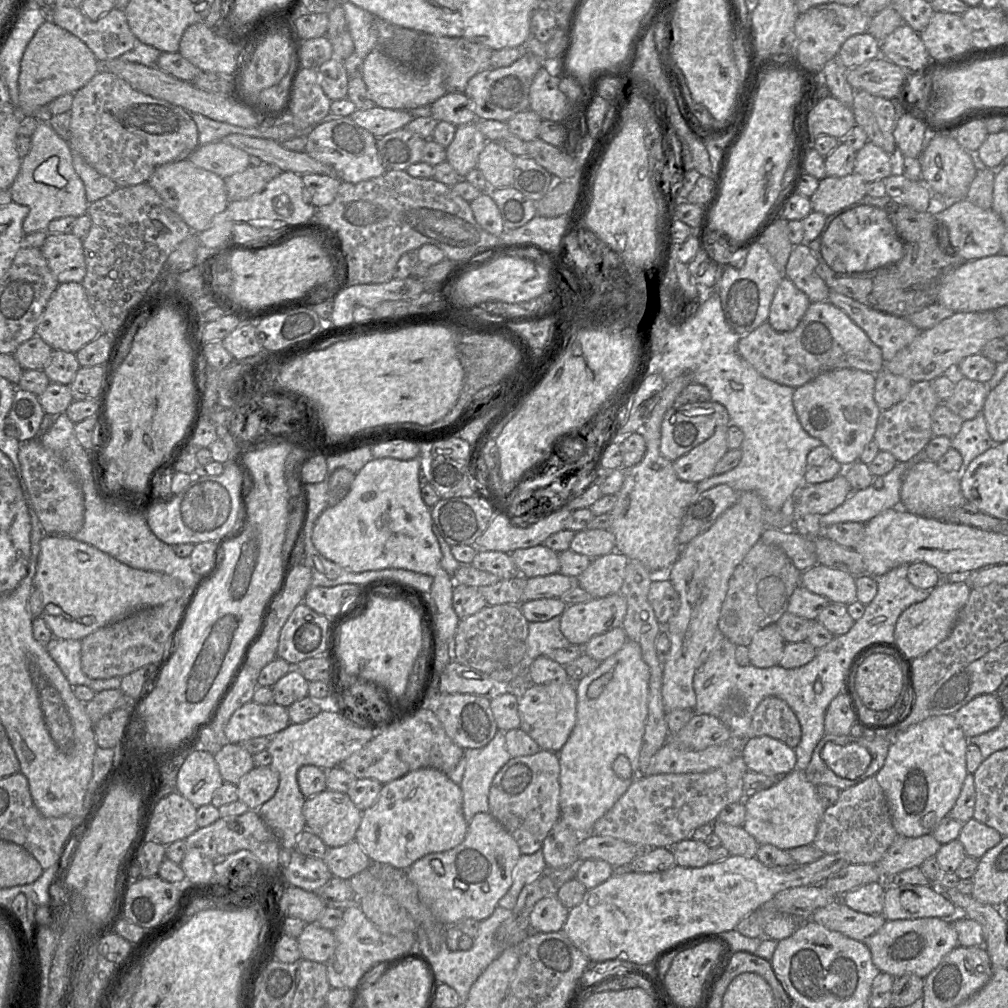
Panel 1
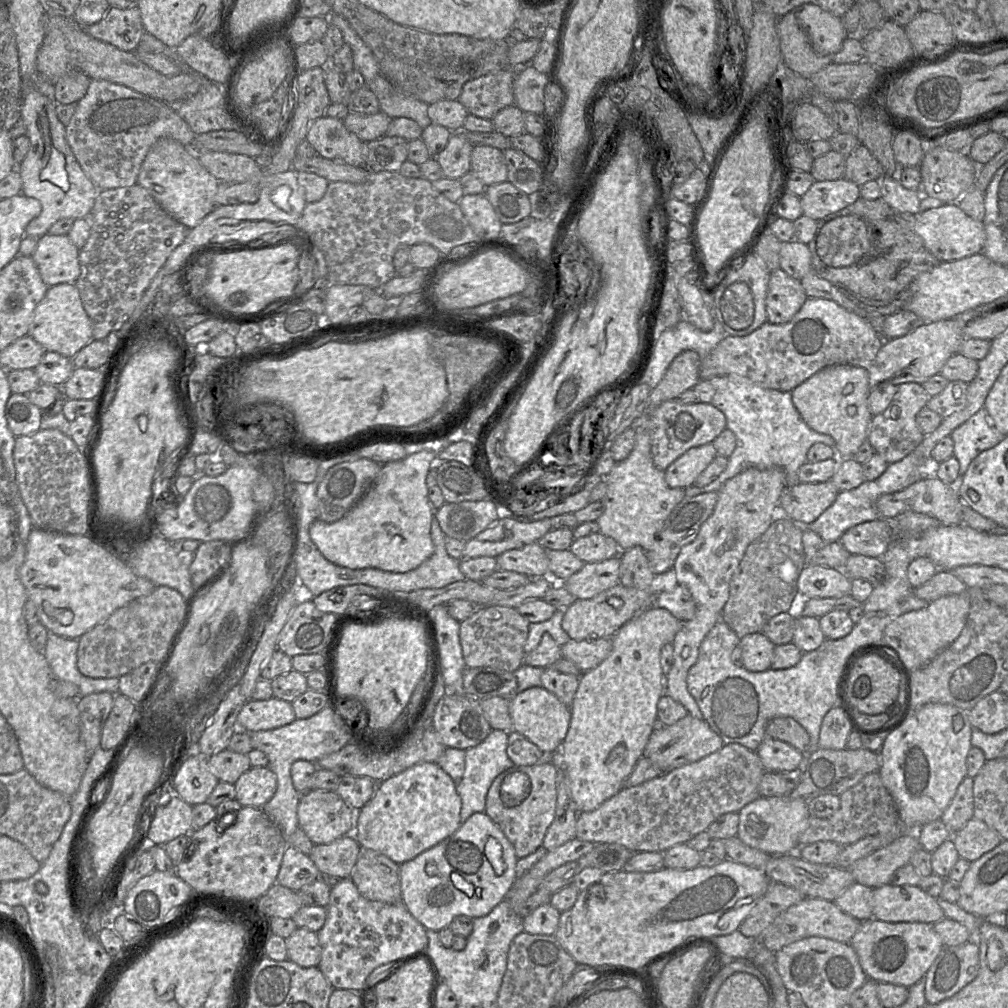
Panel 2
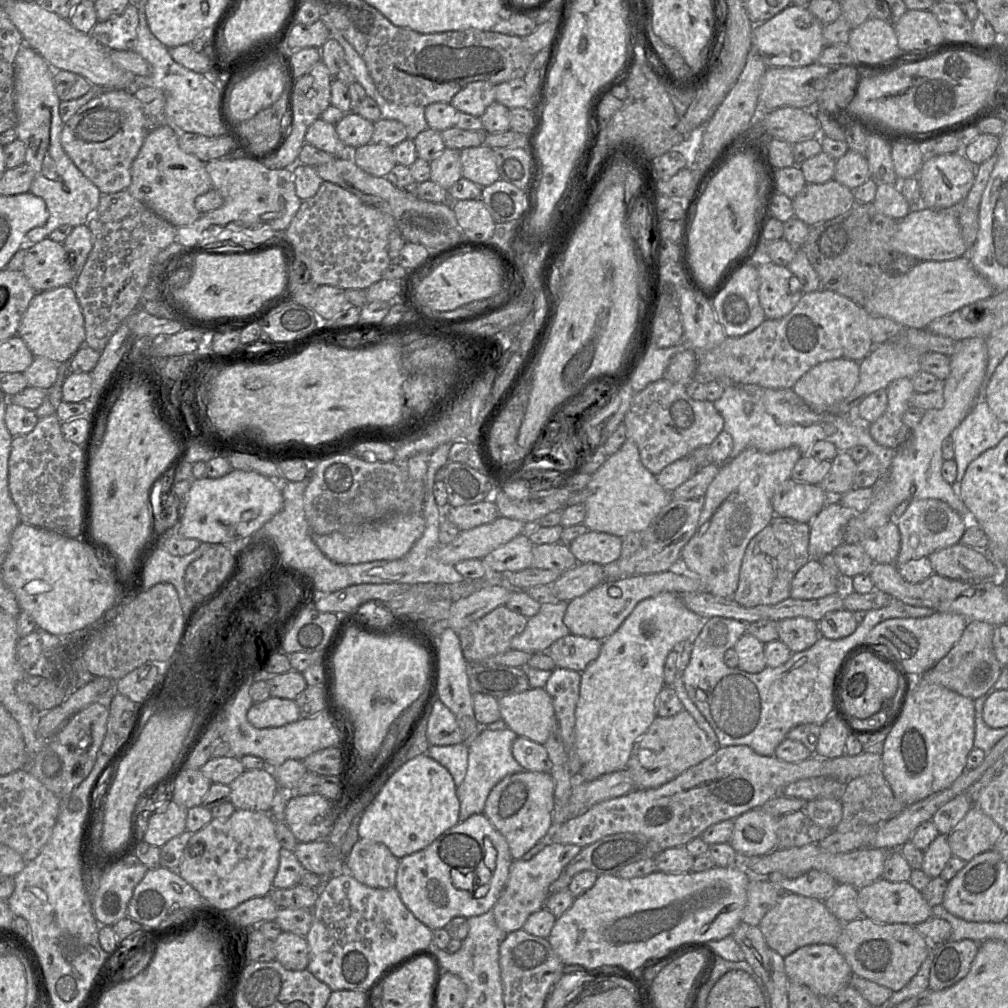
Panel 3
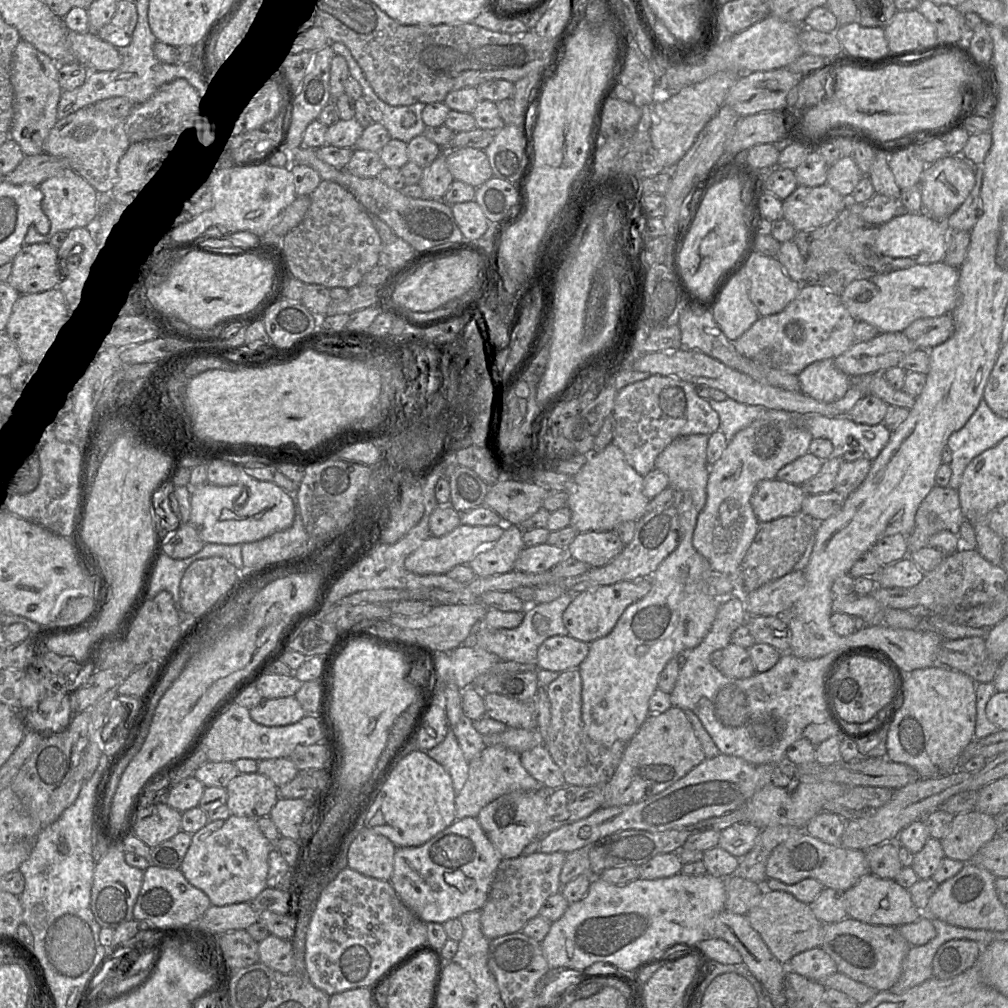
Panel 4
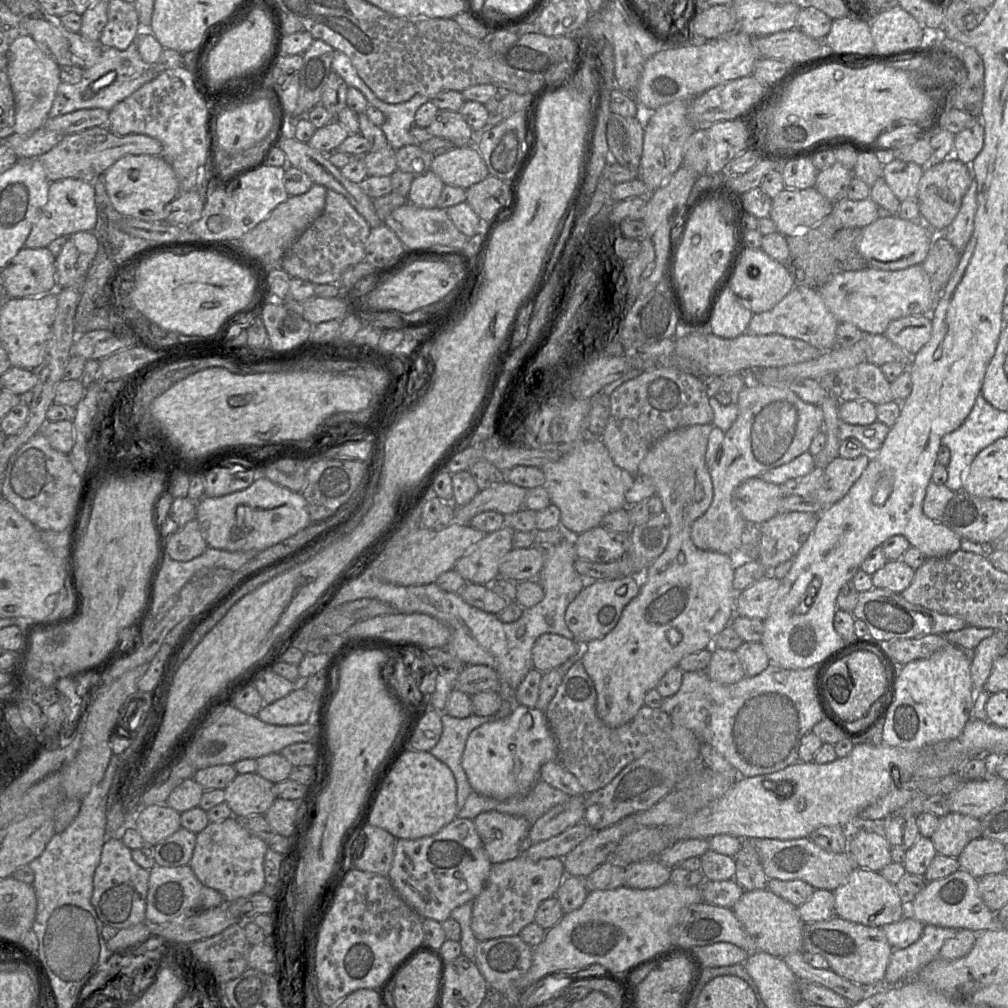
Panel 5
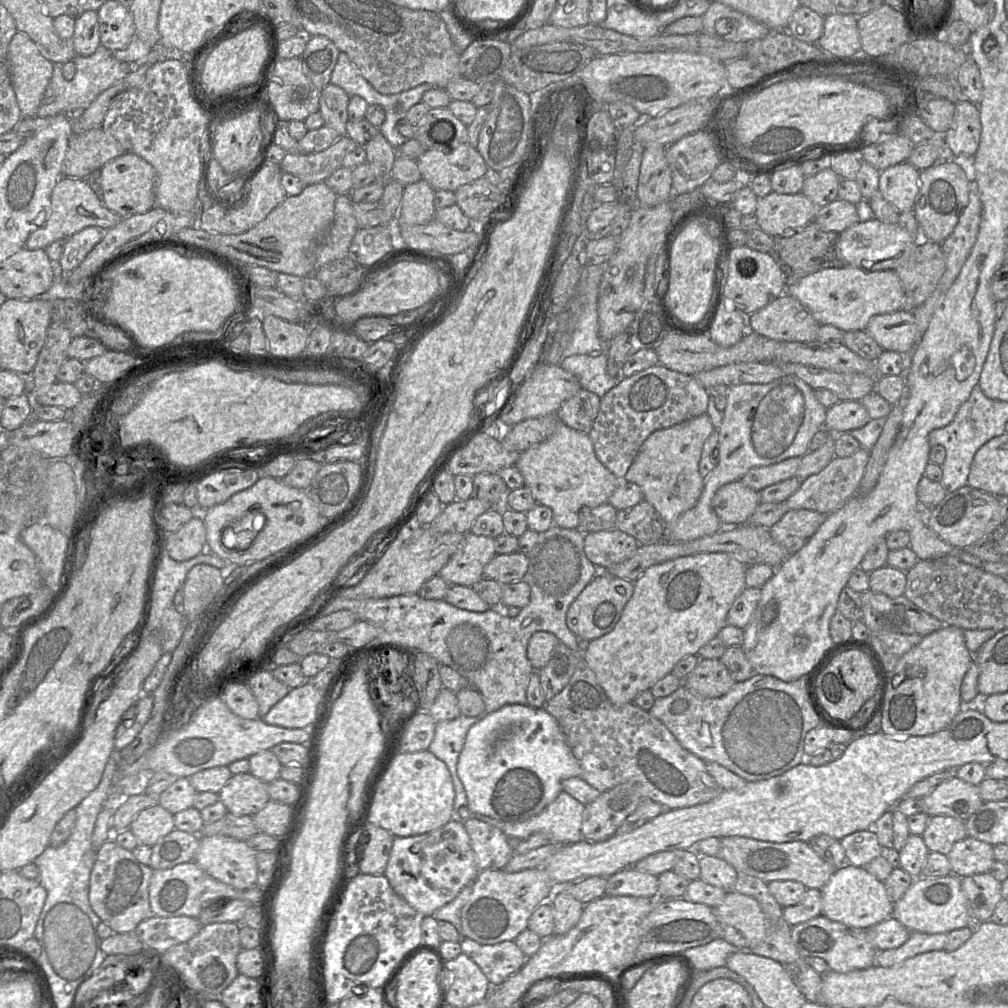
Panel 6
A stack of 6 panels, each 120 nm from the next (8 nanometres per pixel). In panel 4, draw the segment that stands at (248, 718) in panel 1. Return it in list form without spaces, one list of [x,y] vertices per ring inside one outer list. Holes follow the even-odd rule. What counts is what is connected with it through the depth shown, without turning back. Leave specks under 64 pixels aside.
[[[295,696],[264,699],[250,709],[249,713],[253,721],[267,727],[294,724],[306,716],[305,710]]]

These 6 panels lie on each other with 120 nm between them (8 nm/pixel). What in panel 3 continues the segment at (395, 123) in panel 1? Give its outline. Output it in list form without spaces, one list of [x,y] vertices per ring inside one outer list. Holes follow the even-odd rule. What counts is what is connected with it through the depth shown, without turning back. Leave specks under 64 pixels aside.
[[[350,111],[335,124],[335,129],[339,139],[351,151],[371,142],[374,122]]]

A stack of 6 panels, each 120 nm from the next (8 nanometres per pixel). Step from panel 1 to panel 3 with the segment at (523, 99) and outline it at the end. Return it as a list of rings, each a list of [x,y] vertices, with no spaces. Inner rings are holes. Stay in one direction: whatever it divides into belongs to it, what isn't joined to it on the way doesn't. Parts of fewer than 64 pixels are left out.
[[[489,81],[469,83],[452,98],[450,104],[460,112],[480,118],[496,101],[496,85]]]

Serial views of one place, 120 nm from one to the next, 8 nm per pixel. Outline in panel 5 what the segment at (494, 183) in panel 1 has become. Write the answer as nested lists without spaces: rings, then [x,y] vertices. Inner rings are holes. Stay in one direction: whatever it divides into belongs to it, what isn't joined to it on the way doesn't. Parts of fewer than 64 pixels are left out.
[[[475,146],[454,147],[446,153],[434,156],[430,170],[445,185],[464,189],[489,176],[488,168]]]

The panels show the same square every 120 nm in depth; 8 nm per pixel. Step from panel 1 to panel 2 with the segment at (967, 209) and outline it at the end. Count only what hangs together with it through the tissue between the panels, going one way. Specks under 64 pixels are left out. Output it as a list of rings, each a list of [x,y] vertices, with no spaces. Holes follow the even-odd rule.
[[[946,204],[921,211],[916,215],[915,230],[926,249],[940,262],[960,260],[982,253],[986,241],[983,221],[969,217],[958,204]]]

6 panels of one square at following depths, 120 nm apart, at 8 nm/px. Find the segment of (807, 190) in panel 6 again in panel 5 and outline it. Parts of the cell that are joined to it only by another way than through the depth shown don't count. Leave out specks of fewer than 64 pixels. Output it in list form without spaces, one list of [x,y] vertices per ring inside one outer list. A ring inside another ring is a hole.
[[[841,163],[818,172],[814,188],[832,203],[847,198],[847,191],[854,174]]]

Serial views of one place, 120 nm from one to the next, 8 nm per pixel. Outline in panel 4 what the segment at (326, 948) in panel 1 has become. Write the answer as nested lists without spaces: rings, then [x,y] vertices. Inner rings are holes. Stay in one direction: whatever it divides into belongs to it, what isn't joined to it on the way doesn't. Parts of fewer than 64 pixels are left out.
[[[269,935],[259,942],[259,962],[281,973],[294,971],[294,954],[290,940]]]

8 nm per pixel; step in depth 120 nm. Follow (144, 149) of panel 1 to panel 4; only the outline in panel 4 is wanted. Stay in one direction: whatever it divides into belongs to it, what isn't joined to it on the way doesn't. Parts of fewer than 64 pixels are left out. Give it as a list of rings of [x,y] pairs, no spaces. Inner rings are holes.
[[[89,105],[57,120],[44,141],[43,152],[64,159],[98,193],[106,193],[117,183],[119,161],[130,145],[125,118],[107,115]]]

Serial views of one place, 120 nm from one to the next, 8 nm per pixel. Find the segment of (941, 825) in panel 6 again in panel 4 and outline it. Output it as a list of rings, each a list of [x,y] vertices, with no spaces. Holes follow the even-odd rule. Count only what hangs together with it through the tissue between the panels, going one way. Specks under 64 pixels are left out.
[[[973,810],[955,815],[940,843],[947,858],[966,863],[995,837],[997,826],[994,817]]]

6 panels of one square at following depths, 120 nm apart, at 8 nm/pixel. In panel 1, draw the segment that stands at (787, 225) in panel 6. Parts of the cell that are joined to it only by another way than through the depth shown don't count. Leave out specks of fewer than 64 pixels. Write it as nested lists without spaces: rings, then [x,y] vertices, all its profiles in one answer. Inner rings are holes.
[[[858,174],[842,177],[826,176],[809,198],[812,211],[830,216],[867,195],[867,182]]]

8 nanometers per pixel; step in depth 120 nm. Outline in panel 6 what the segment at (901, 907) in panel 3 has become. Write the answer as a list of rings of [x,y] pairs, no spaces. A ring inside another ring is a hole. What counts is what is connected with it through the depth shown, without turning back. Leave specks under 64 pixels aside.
[[[846,862],[830,877],[821,893],[822,915],[849,927],[866,930],[893,916],[894,903],[889,899],[884,883],[864,867]]]

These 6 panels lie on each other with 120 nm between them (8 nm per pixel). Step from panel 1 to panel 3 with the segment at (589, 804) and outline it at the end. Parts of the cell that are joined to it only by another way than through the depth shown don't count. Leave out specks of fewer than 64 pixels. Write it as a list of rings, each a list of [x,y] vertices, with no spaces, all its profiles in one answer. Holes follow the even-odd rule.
[[[663,592],[639,602],[620,627],[602,641],[600,654],[581,672],[580,693],[575,709],[575,745],[581,760],[576,781],[591,781],[626,769],[634,743],[657,717],[656,701],[665,687],[664,666],[668,654],[682,641],[692,641],[700,634],[706,619],[689,610],[679,594]]]

